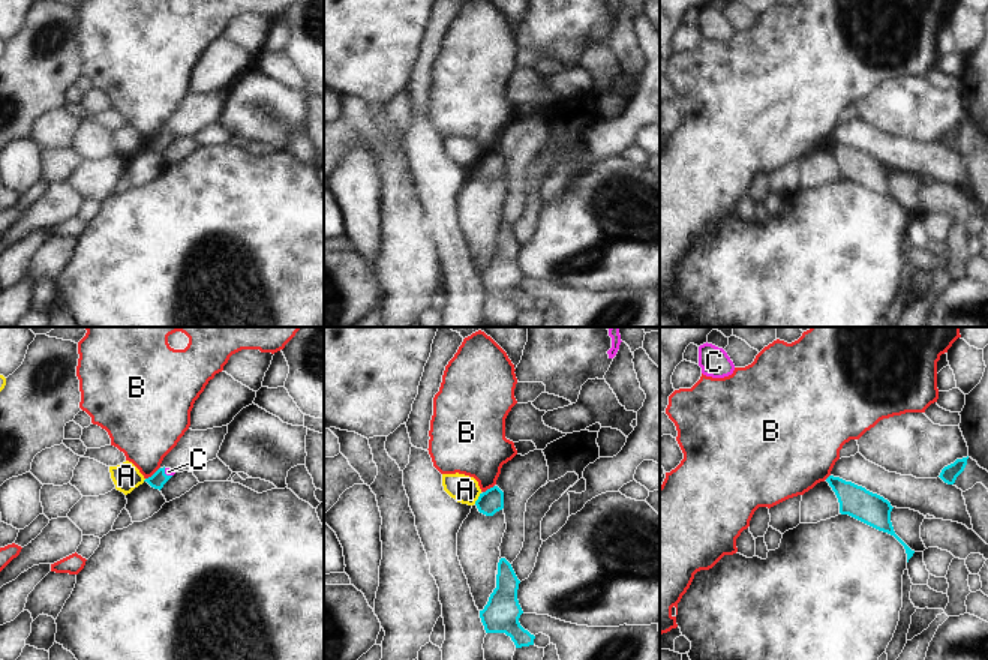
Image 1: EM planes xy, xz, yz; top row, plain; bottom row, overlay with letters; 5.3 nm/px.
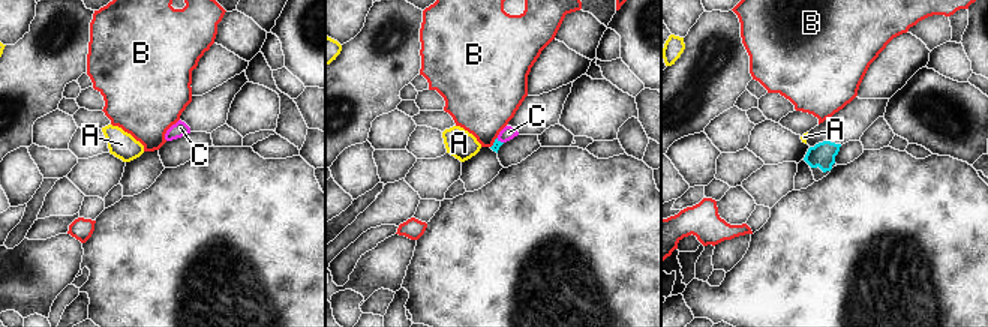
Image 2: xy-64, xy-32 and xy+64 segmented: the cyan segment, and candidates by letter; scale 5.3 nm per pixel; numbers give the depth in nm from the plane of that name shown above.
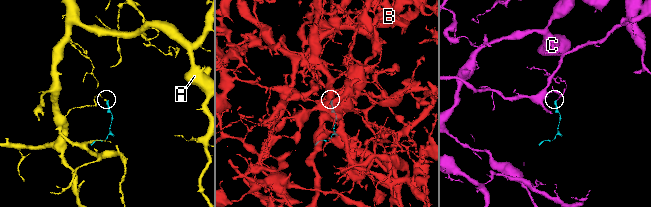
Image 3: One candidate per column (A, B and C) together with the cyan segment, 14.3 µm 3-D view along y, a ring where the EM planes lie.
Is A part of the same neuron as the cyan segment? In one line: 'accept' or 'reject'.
reject

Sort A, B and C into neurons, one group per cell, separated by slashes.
A / B / C

